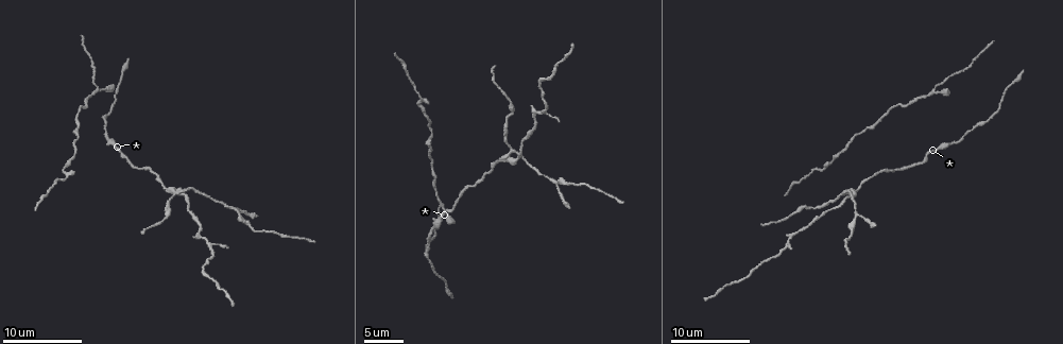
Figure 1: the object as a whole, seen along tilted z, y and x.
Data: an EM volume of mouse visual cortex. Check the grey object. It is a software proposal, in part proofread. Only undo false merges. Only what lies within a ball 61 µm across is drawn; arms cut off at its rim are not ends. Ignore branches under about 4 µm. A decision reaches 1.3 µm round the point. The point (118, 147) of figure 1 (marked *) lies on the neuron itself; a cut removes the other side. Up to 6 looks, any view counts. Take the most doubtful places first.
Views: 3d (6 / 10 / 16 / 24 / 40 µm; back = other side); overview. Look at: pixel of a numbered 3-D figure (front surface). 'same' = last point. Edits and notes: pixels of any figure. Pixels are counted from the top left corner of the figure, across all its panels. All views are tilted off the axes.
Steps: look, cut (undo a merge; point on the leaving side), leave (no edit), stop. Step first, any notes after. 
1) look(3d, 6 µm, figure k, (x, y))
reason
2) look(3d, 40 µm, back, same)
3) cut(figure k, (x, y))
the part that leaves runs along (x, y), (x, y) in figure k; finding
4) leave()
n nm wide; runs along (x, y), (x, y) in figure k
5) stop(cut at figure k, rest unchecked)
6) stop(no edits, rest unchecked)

look(3d, 10 µm, figure 1, (508, 153))
four arms meet

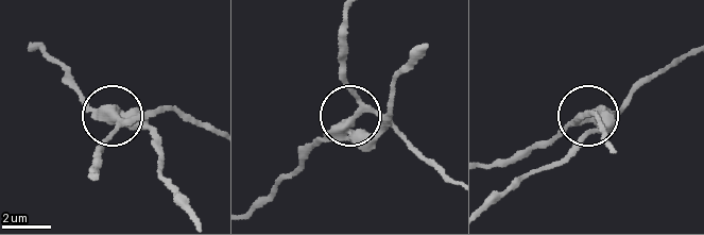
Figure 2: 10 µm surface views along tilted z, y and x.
cut(figure 2, (122, 122))
the part that leaves runs along (106, 115), (146, 118), (169, 111), (210, 128) in figure 2; two neurons meet here

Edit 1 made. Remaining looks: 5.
look(3d, 10 µm, figure 1, (443, 205))
three-way junction

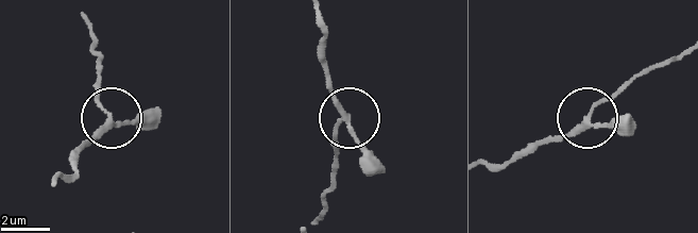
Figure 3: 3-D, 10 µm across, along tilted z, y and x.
leave()
3 arms; one neuron here

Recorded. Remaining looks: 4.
look(3d, 16 µm, figure 1, (66, 174))
three arms meet

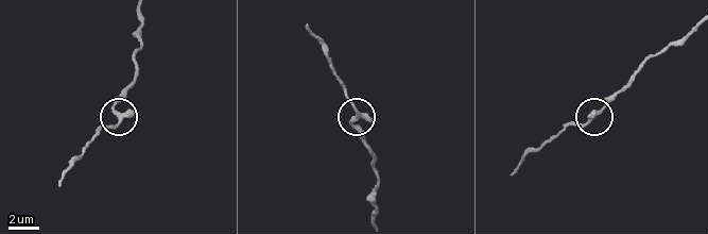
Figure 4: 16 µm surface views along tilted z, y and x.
leave()
3 arms; runs along (373, 218), (373, 151), (340, 80) in figure 4; one neuron here

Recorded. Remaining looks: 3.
stop(cut at figure 2, rest unchecked)

